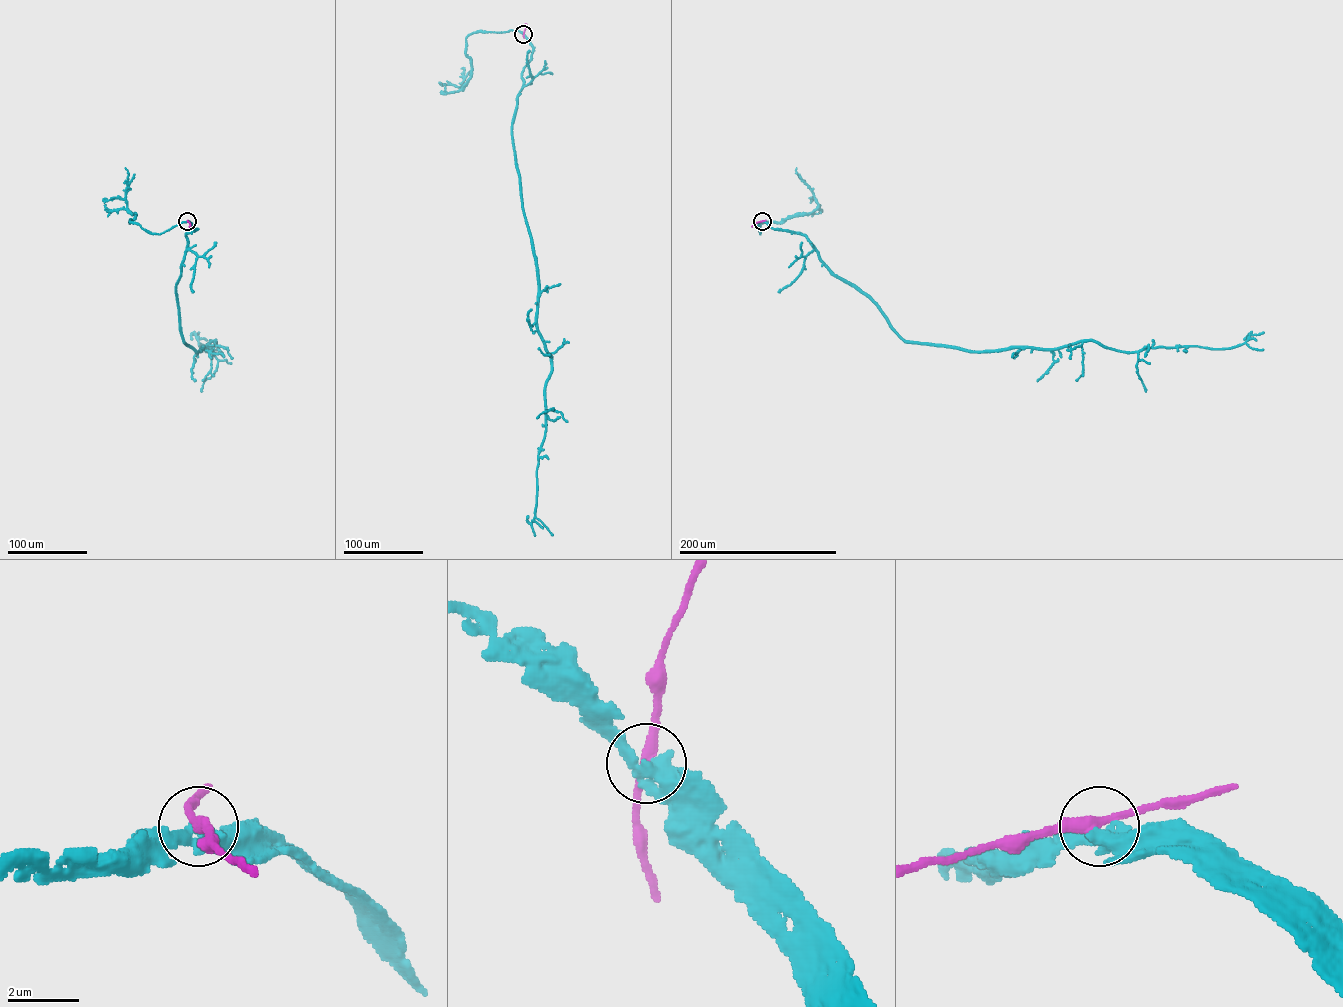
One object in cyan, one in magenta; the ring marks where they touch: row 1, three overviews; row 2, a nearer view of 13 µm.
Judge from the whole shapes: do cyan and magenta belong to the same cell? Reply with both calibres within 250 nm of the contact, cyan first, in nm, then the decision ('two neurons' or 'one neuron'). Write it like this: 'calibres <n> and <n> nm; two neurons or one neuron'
calibres 440 and 280 nm; one neuron

